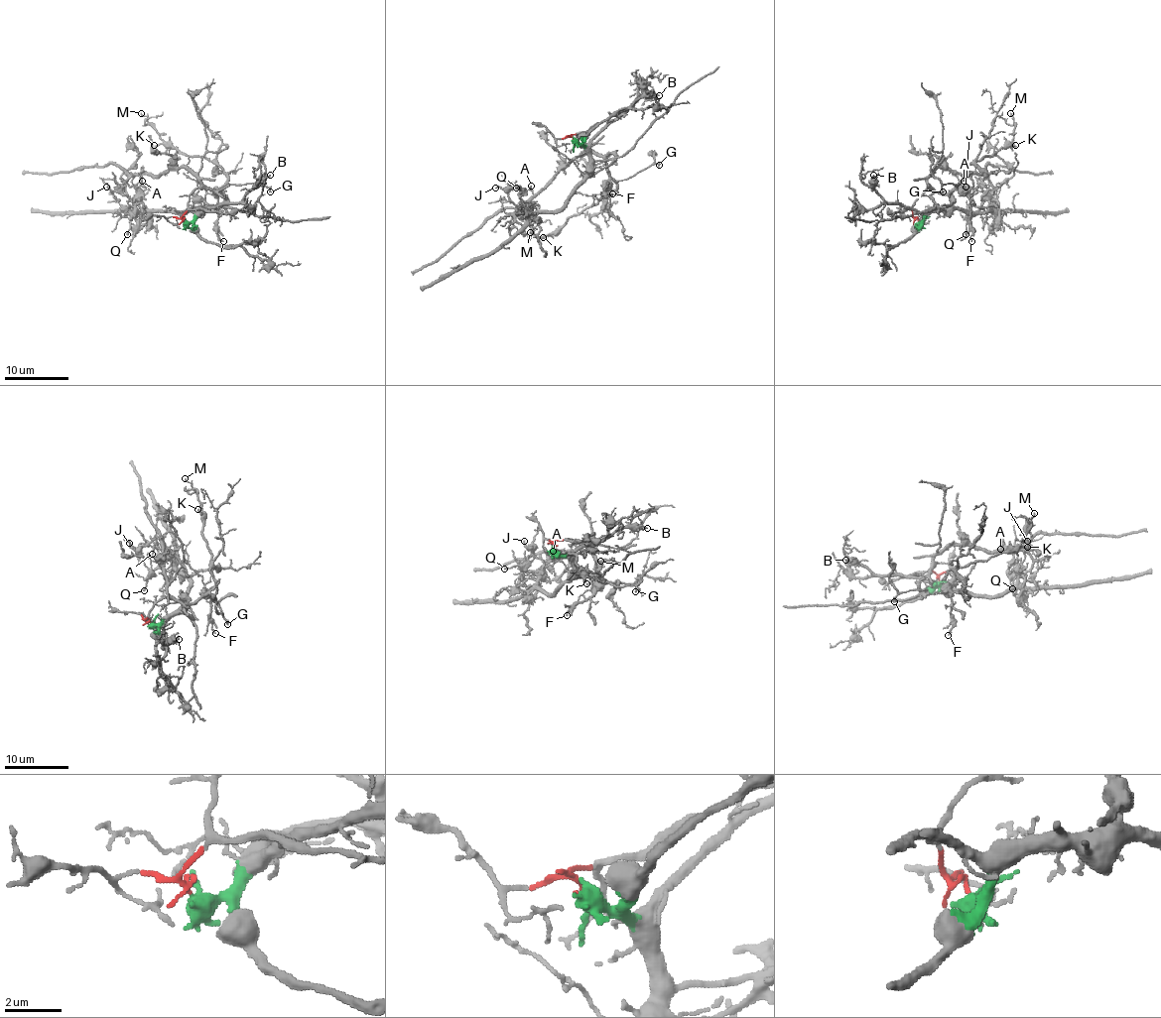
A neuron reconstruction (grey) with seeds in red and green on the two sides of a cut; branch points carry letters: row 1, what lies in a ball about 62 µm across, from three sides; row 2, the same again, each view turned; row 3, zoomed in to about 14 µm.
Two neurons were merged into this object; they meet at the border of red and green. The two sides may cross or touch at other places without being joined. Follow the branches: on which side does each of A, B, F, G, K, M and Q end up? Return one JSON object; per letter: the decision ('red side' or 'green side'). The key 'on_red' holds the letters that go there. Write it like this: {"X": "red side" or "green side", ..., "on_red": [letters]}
{"A": "red side", "B": "green side", "F": "red side", "G": "red side", "K": "red side", "M": "red side", "Q": "green side", "on_red": ["A", "F", "G", "K", "M"]}

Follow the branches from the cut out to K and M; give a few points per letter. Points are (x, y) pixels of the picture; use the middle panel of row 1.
K: (574, 140), (570, 135), (577, 134), (584, 148), (605, 161), (616, 188), (543, 237)
M: (574, 140), (570, 135), (577, 134), (584, 148), (605, 161), (616, 188), (570, 216), (550, 236), (530, 232)

